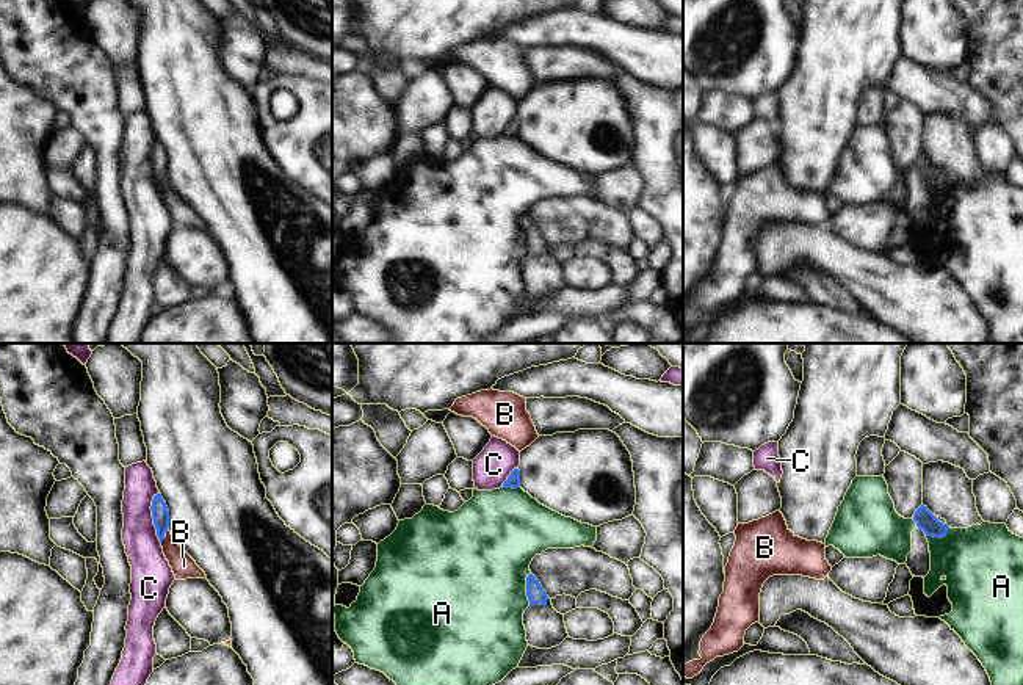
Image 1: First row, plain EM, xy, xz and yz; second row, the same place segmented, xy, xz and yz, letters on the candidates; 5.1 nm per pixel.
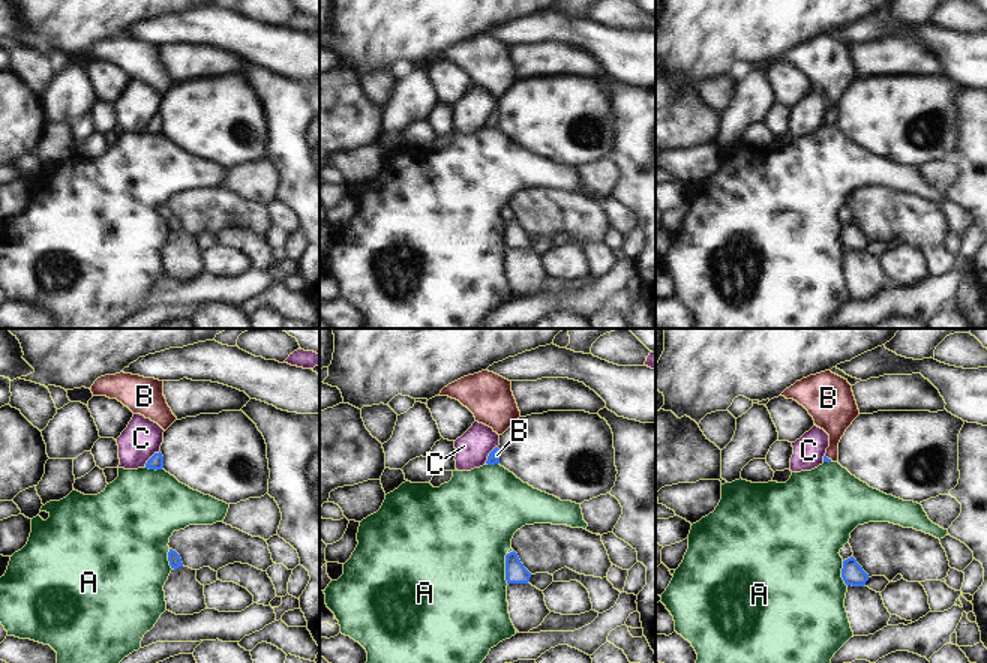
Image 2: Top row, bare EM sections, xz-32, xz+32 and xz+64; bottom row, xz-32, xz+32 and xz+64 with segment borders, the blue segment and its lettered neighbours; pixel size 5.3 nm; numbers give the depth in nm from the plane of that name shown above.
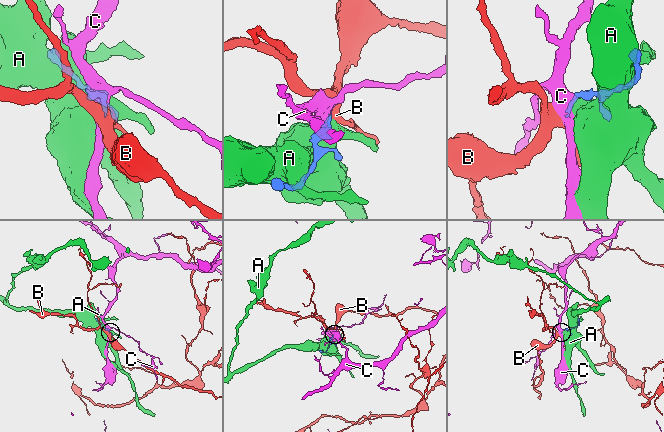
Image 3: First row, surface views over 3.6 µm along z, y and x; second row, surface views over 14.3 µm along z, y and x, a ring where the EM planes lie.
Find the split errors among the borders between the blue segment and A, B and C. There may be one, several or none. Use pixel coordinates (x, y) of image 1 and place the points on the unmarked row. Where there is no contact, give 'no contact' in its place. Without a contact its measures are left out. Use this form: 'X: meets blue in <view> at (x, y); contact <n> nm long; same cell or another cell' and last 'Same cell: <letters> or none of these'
A: meets blue in xz at (527, 237); contact 170 nm long; another cell
B: meets blue in xy at (162, 188); contact 40 nm long; same cell
C: meets blue in xy at (152, 165); contact 260 nm long; another cell
Same cell: B

